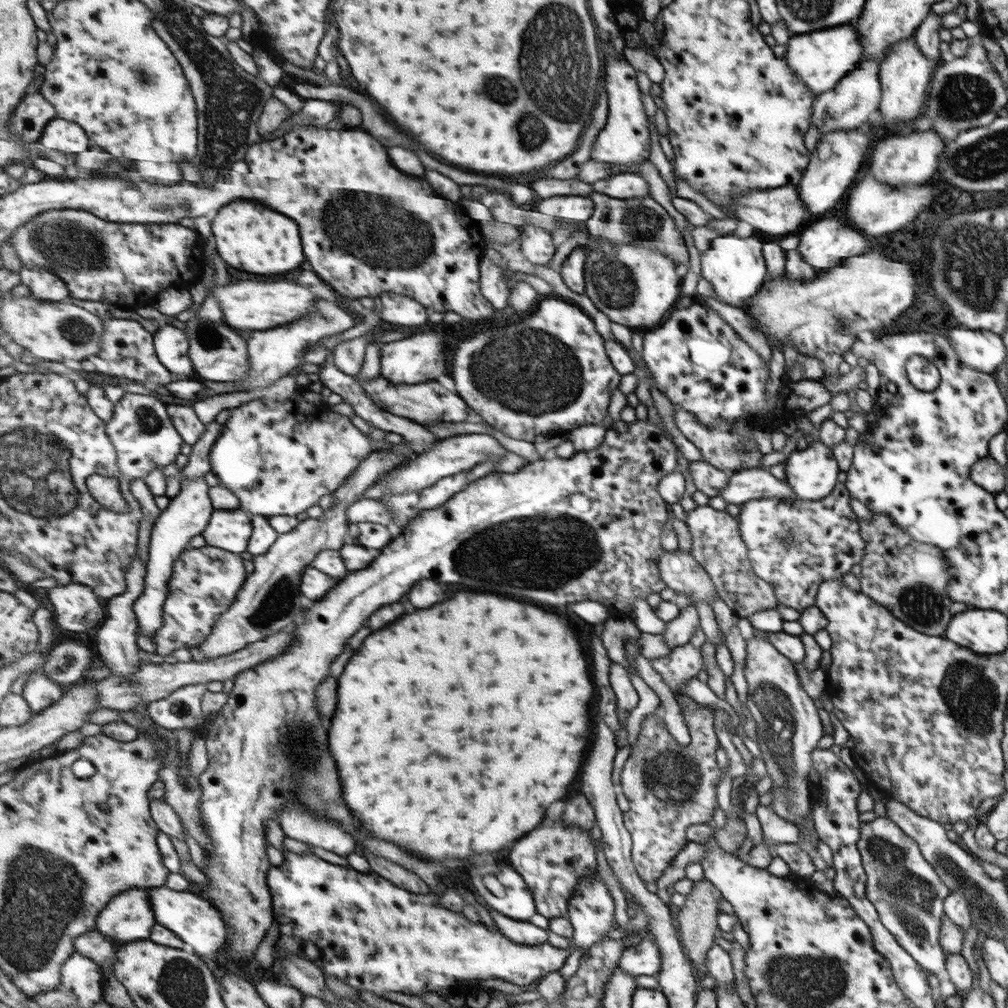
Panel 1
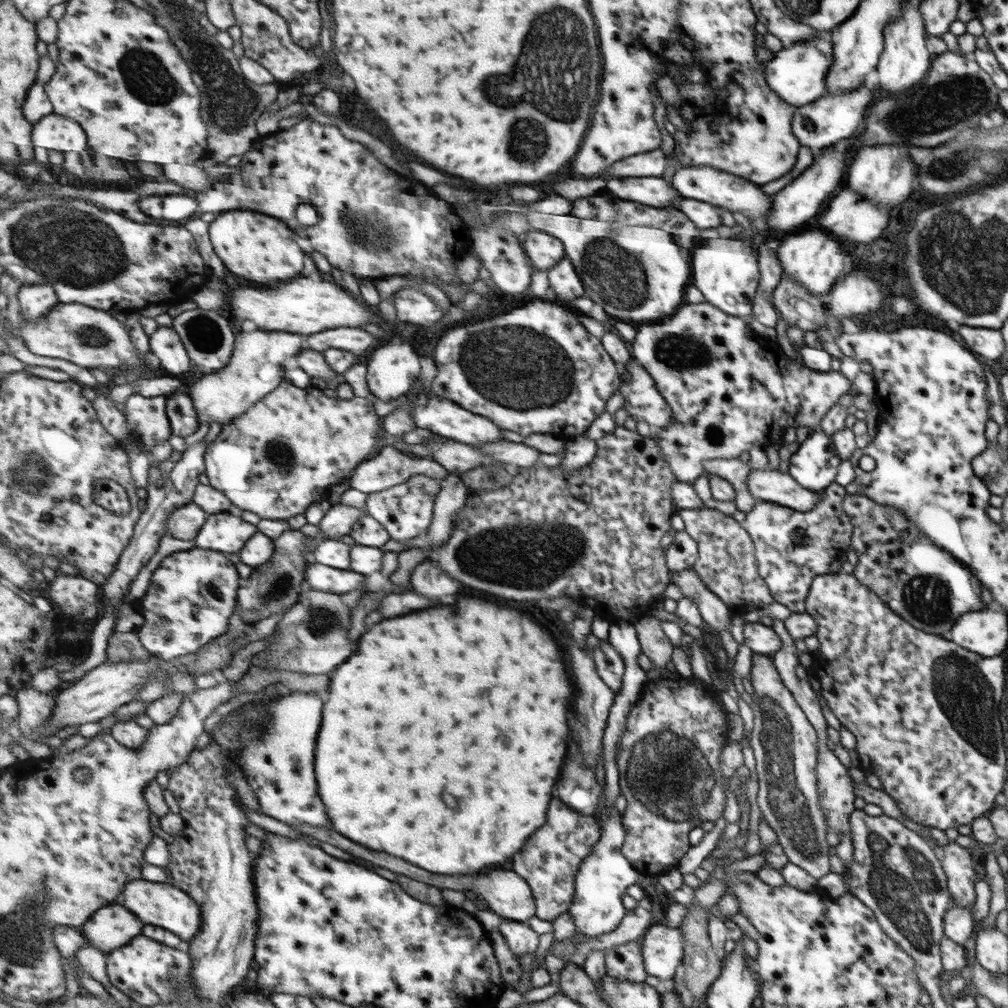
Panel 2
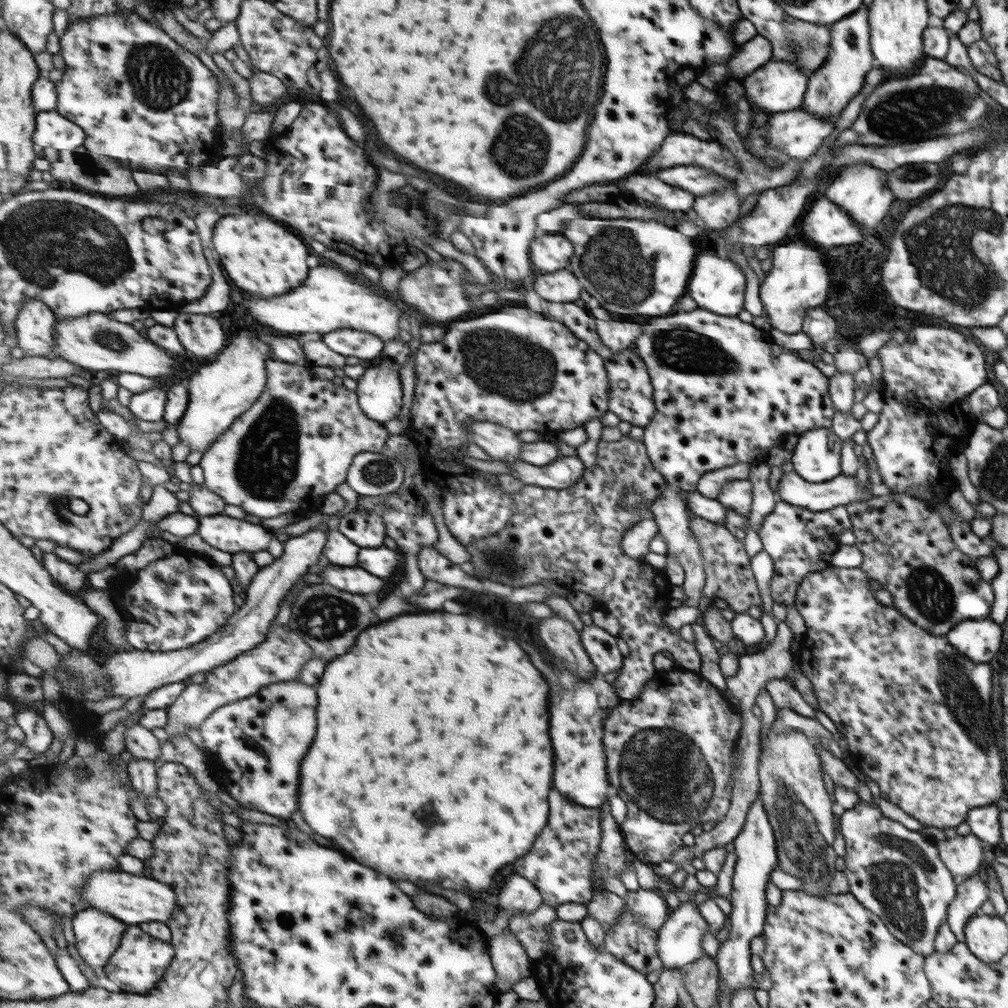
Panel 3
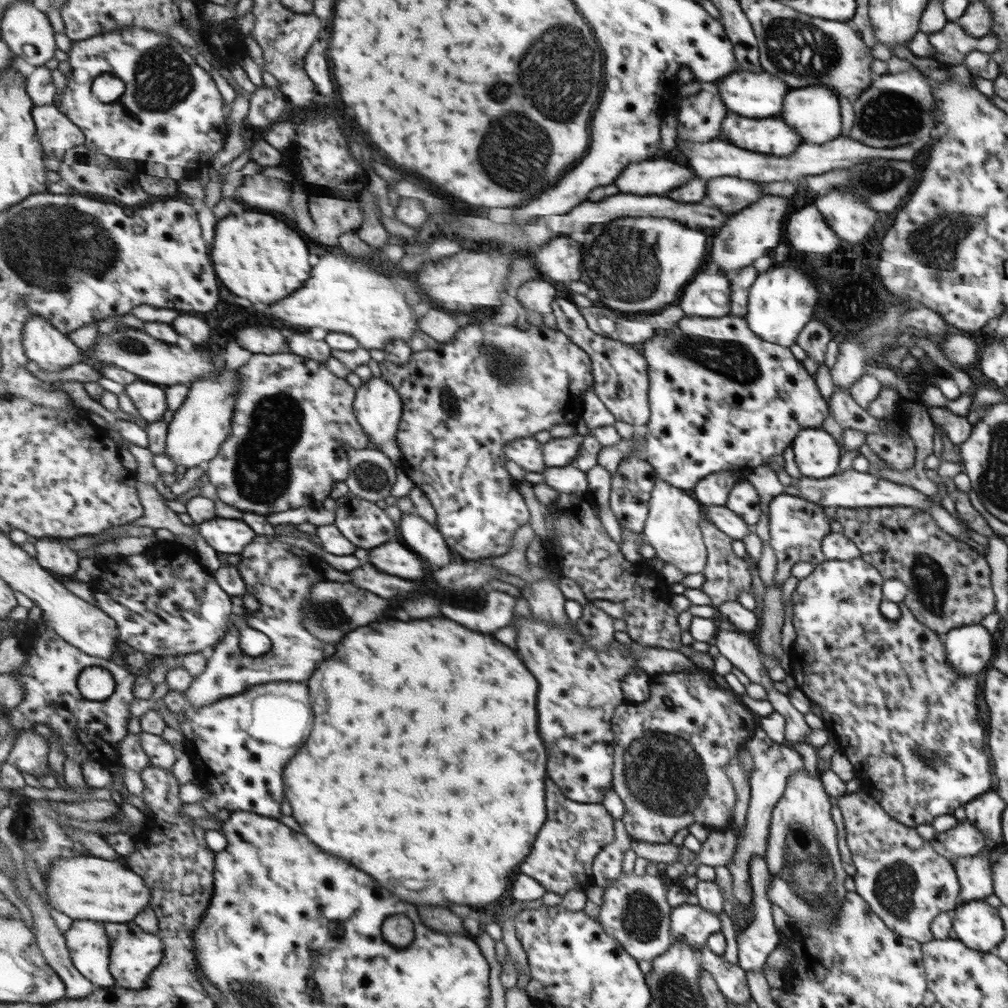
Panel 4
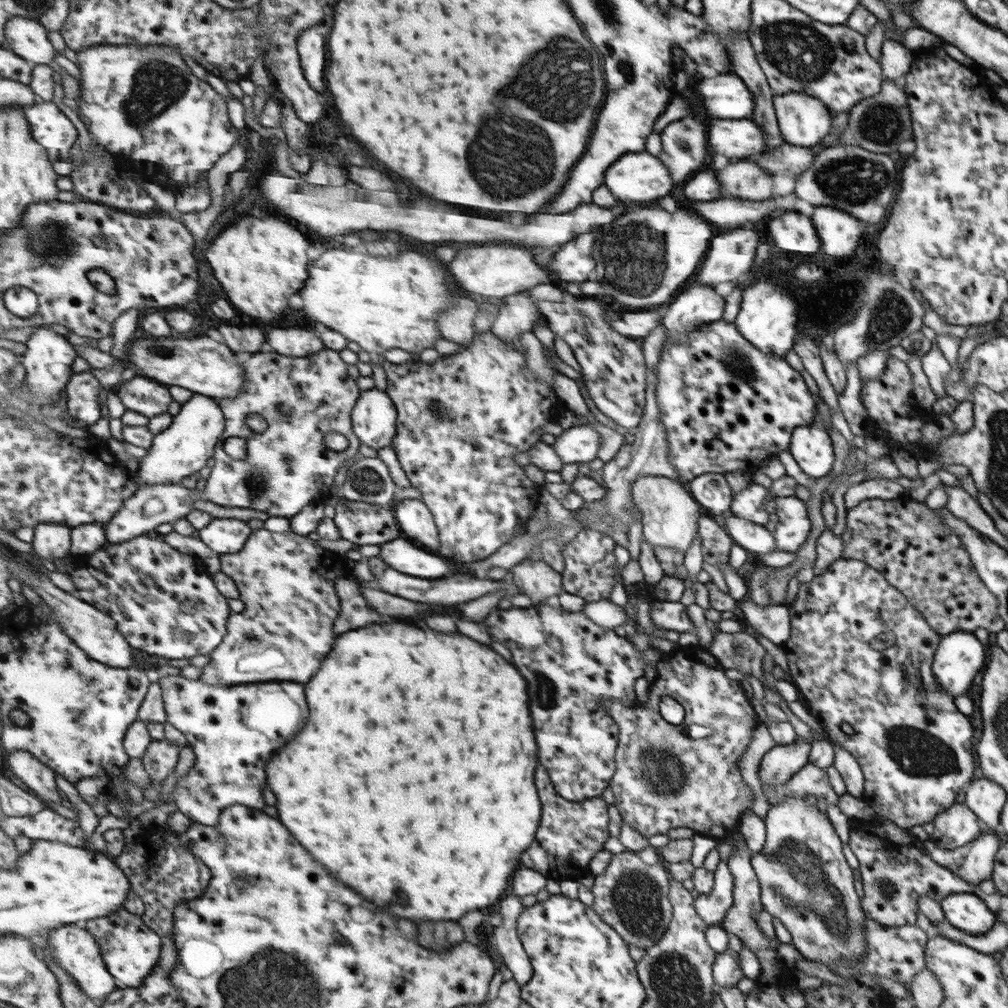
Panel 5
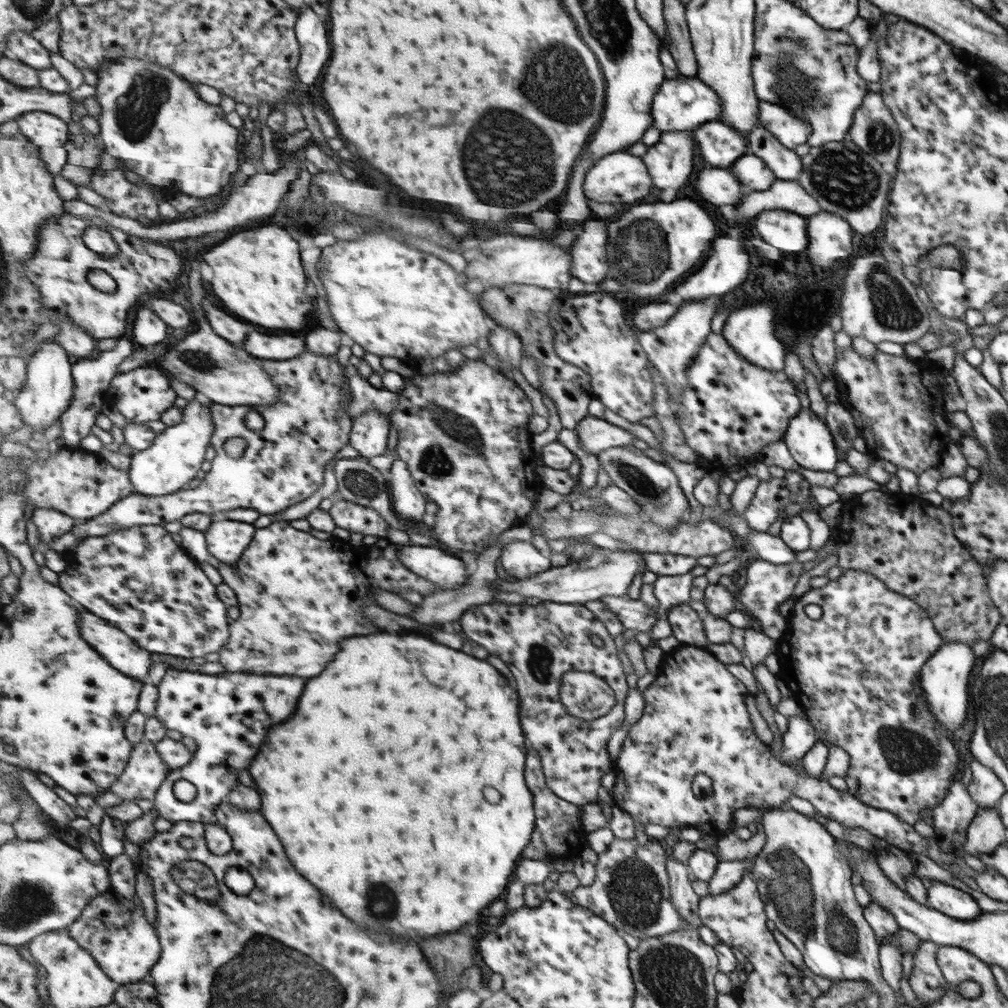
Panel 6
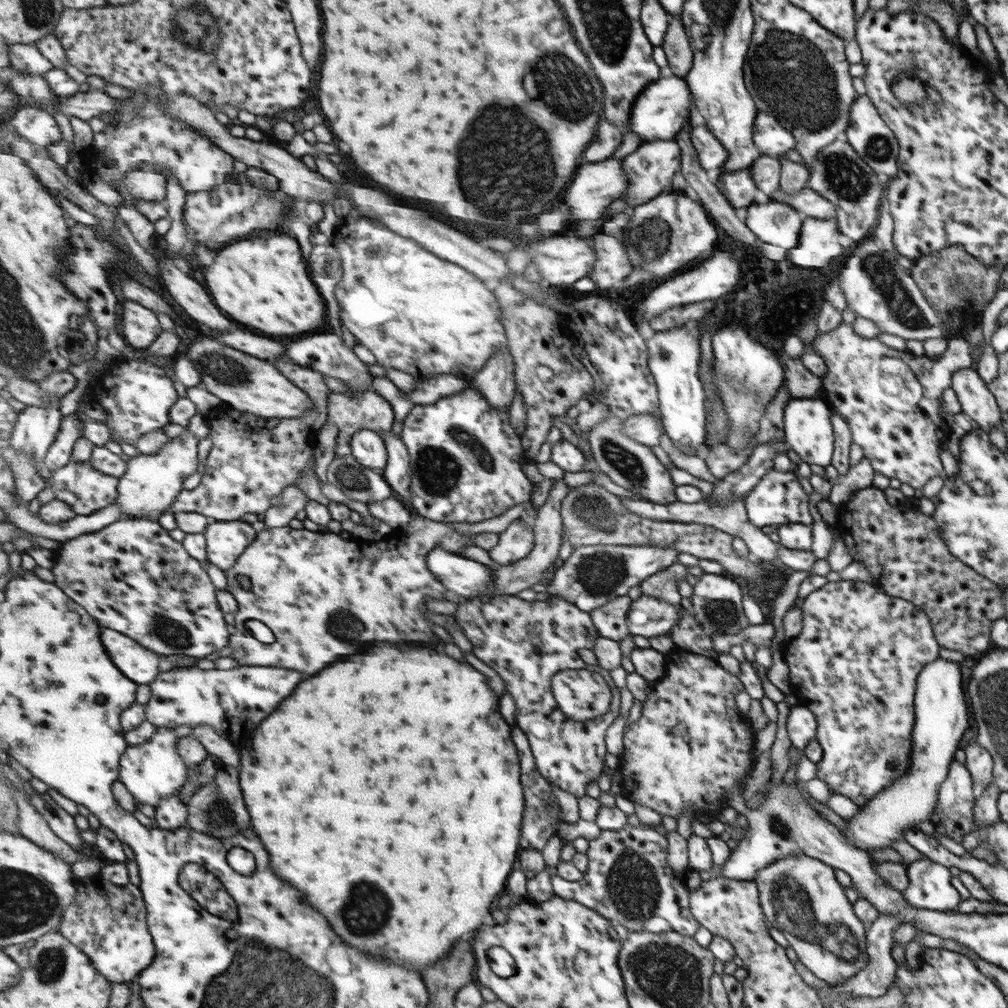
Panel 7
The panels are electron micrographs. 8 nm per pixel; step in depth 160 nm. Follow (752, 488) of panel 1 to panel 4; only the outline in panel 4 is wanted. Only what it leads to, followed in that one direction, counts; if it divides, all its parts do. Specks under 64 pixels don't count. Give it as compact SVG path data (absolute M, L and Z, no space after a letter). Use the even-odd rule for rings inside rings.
M851 467L847 470L837 473L833 476L828 476L825 479L812 479L809 477L800 476L796 481L792 481L798 496L811 502L817 506L824 508L869 508L882 506L908 506L917 507L922 511L927 511L936 520L936 523L946 533L949 533L954 538L959 538L961 534L969 538L965 529L957 523L955 517L945 511L945 507L939 507L939 504L932 502L932 498L923 495L919 491L906 485L899 485L885 479L875 477L871 473L857 472Z

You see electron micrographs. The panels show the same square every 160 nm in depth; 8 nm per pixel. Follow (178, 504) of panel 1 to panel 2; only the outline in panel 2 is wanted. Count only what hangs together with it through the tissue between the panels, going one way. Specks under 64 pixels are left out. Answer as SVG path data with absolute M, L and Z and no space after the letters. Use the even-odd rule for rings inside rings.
M195 501L184 504L180 509L175 509L171 513L167 521L166 534L179 540L193 540L201 532L209 515Z

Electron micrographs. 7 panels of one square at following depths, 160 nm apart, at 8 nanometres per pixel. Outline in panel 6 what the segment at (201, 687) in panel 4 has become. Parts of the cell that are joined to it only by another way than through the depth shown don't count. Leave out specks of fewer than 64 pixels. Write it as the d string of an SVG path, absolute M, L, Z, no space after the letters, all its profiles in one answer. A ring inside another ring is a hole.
M277 520L266 527L258 528L253 542L248 546L248 551L240 557L240 560L233 565L221 563L221 566L218 568L224 580L223 582L227 583L230 588L233 588L233 591L237 594L239 600L238 607L241 609L241 616L237 618L237 620L231 621L231 638L229 638L229 642L218 652L218 662L222 665L224 670L229 670L229 672L279 674L279 676L281 676L281 674L289 674L289 676L301 676L301 678L319 676L319 674L323 672L323 668L327 668L327 664L329 664L329 662L335 658L335 654L341 650L341 642L343 642L345 638L349 638L349 636L361 636L361 634L371 634L371 632L379 632L379 628L373 626L373 622L371 622L369 618L365 618L363 610L359 610L359 608L361 608L361 602L363 602L365 598L373 600L373 590L375 590L375 588L381 588L381 590L383 590L383 586L385 586L385 590L403 590L403 588L407 590L407 588L413 588L413 590L421 592L423 596L433 594L433 590L435 590L435 584L433 584L433 582L429 582L429 580L425 580L425 578L413 574L411 570L407 570L407 568L399 562L399 558L397 558L397 546L385 548L383 554L385 554L383 558L375 558L375 560L371 558L371 560L369 560L369 582L367 582L367 560L365 560L365 564L361 564L361 562L355 564L355 562L353 562L353 546L351 546L350 543L339 542L339 544L335 544L335 542L332 541L332 537L326 540L319 540L319 538L315 538L315 536L312 536L308 532L293 528L289 521L284 520Z

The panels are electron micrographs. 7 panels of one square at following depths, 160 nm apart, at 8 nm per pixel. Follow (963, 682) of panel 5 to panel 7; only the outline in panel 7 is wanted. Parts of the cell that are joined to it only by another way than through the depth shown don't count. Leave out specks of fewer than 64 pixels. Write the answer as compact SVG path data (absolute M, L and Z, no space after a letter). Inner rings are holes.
M940 658L932 660L931 663L927 663L923 667L917 679L915 705L916 726L912 732L913 755L910 755L910 767L903 776L894 780L892 786L884 788L874 795L874 798L870 798L865 804L858 806L858 812L852 818L844 820L847 827L841 836L867 854L869 854L868 850L887 847L893 841L901 840L905 836L905 832L909 832L909 830L917 831L917 824L925 822L925 820L928 821L932 815L940 784L947 778L947 768L951 766L949 762L953 758L955 746L967 728L967 708L965 708L963 690L961 690L961 674L959 674L959 666L956 662Z

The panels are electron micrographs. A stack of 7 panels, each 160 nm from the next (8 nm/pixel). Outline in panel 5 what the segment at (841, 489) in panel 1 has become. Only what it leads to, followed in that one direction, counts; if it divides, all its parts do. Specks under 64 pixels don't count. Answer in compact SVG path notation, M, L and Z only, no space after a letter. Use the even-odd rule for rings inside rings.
M795 496L771 497L771 511L777 516L775 537L777 551L795 553L809 534L805 503Z

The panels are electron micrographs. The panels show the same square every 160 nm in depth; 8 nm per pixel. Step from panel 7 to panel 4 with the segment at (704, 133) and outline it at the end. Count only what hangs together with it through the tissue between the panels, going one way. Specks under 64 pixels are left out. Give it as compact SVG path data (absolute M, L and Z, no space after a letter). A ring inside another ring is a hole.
M726 111L720 128L731 146L763 155L789 156L802 144L801 136L781 118L751 119Z

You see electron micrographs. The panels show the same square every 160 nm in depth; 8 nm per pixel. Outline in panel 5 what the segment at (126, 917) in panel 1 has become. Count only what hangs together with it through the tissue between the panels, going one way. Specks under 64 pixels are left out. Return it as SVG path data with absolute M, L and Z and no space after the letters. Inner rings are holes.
M80 924L65 925L52 931L48 947L54 952L60 967L76 978L78 985L97 1003L101 1004L119 987L116 977L109 972L96 936Z

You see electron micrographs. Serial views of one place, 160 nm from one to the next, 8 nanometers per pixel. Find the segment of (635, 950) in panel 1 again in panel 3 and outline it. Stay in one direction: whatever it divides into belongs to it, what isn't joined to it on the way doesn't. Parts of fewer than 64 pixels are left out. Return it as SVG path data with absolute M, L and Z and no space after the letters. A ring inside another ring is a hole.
M689 901L680 903L677 909L670 912L669 918L665 920L656 936L656 951L662 969L676 967L687 969L690 963L697 960L702 953L701 938L707 927L708 924L703 920L695 905Z

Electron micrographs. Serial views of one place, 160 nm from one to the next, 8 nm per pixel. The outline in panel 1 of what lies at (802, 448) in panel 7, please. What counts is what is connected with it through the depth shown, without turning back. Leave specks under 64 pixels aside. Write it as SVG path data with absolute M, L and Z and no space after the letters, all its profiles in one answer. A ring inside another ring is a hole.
M818 439L803 450L795 449L785 459L784 474L799 500L821 500L834 490L839 465L832 449Z

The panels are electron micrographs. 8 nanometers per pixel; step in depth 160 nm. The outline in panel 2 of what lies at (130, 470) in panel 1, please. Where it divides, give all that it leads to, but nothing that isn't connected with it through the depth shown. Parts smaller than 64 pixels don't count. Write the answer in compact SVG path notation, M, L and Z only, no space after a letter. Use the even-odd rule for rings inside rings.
M133 392L123 410L128 424L128 435L121 440L123 445L147 453L159 442L171 438L173 429L168 415L168 396L146 397Z

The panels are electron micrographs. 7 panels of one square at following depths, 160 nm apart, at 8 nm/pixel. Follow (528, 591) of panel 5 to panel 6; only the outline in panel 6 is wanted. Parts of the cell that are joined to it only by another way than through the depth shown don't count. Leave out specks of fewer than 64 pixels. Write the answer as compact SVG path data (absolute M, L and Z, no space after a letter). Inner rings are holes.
M531 539L513 540L501 550L499 562L511 577L518 580L533 578L552 568L546 552L542 552L541 548L537 548L537 544L530 542Z

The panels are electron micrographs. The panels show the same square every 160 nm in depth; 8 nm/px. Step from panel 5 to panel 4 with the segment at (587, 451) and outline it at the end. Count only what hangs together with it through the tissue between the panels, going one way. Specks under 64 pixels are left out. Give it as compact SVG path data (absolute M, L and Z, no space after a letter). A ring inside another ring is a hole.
M581 434L570 436L569 438L552 437L542 444L543 456L547 467L562 467L575 464L579 456L581 444L583 444Z

